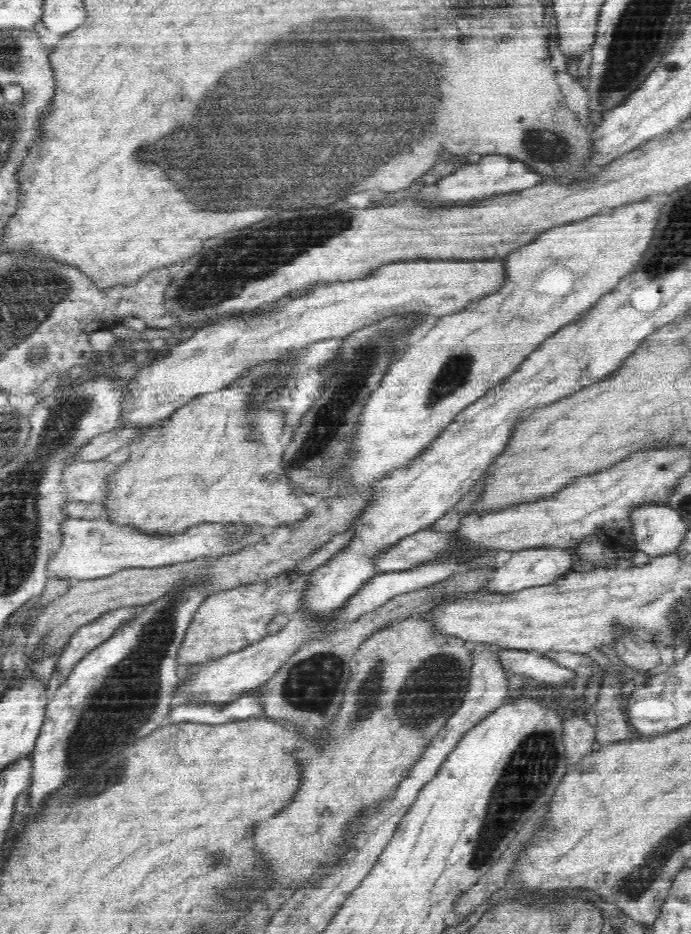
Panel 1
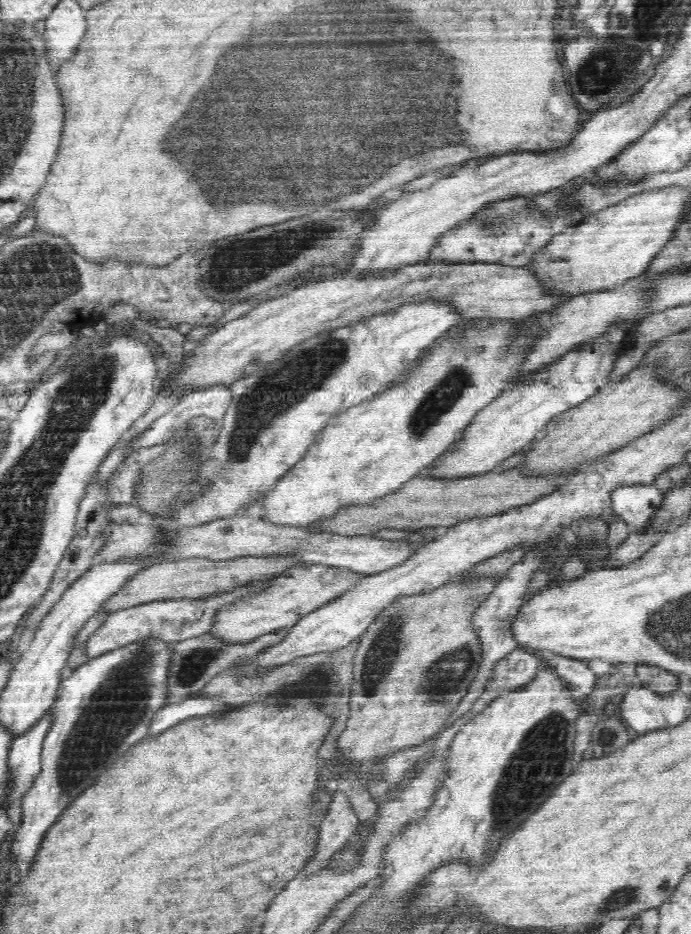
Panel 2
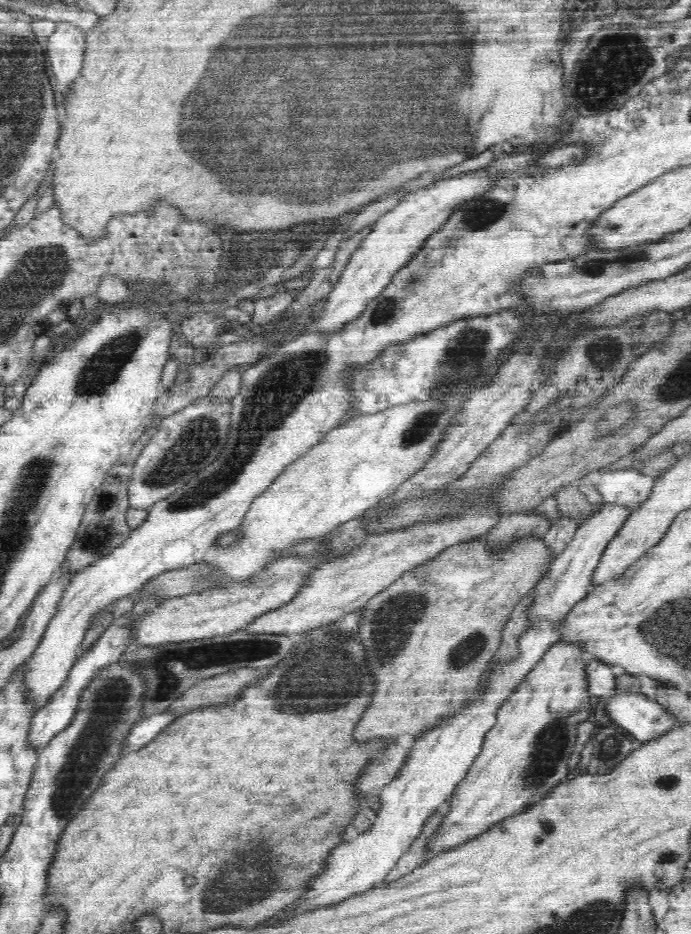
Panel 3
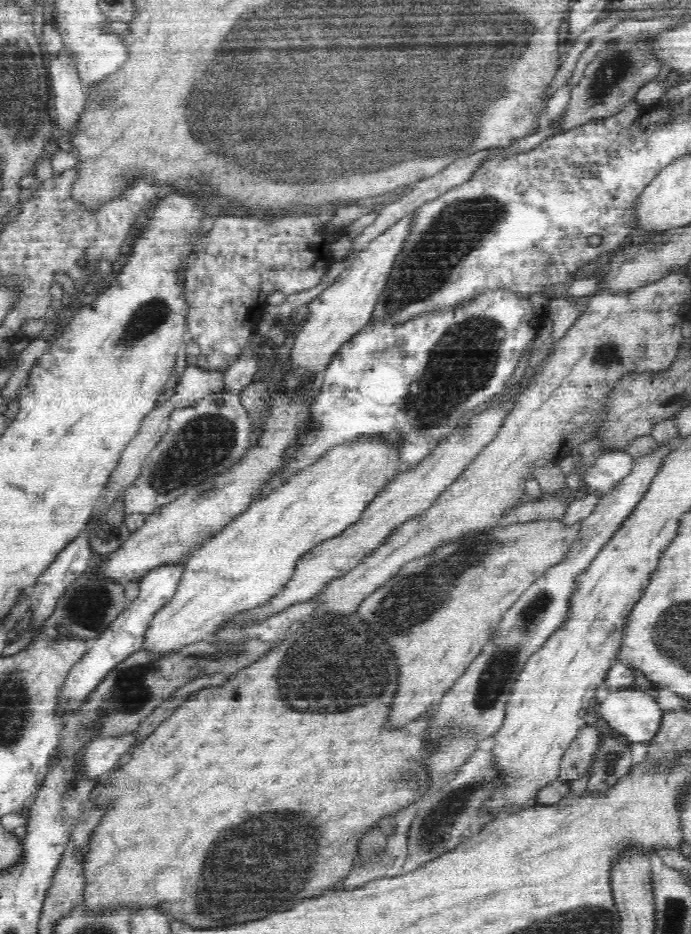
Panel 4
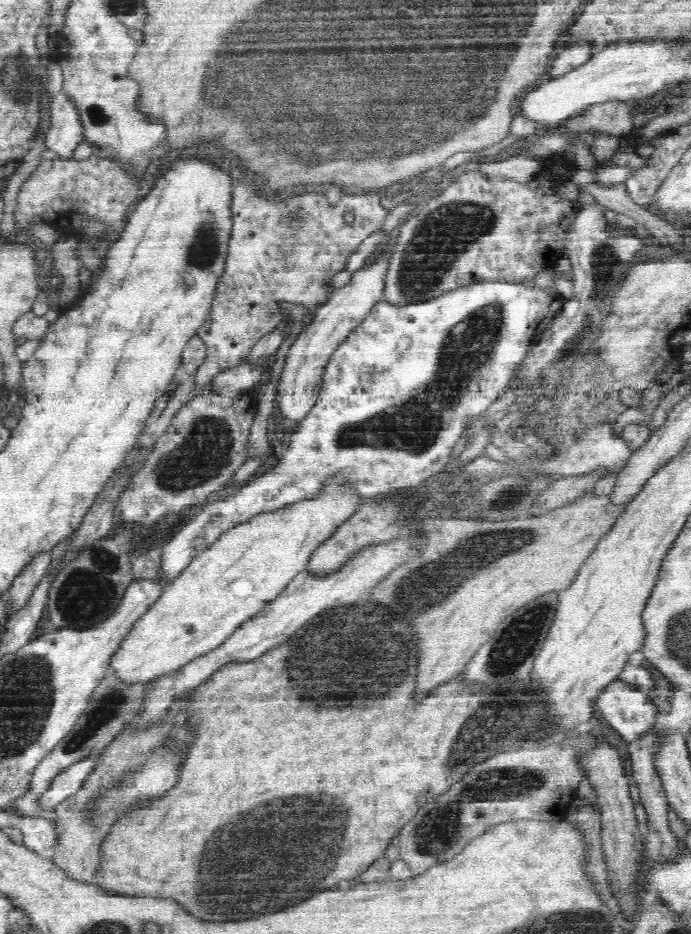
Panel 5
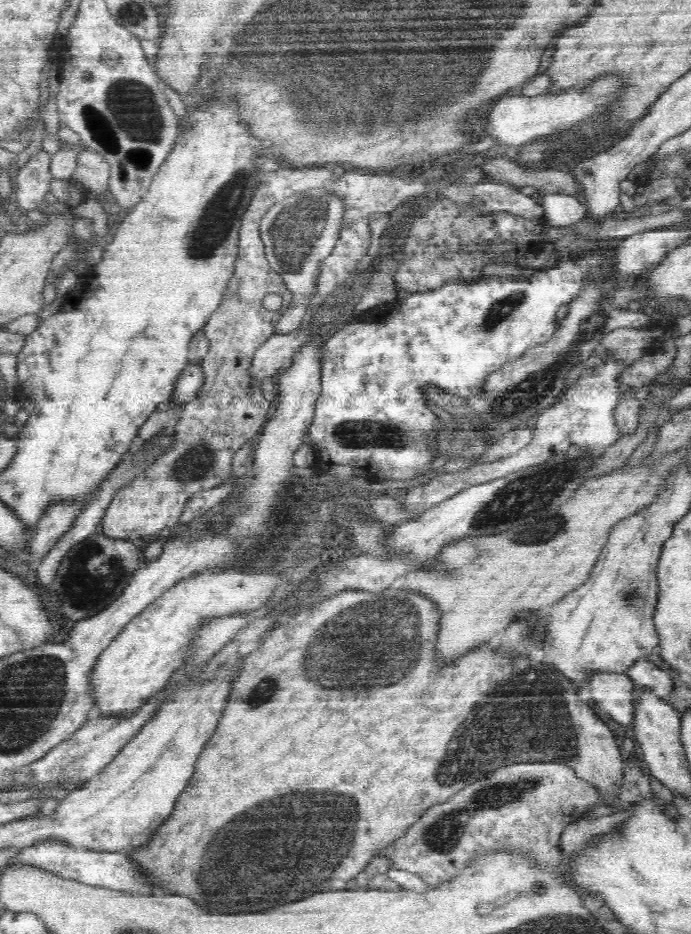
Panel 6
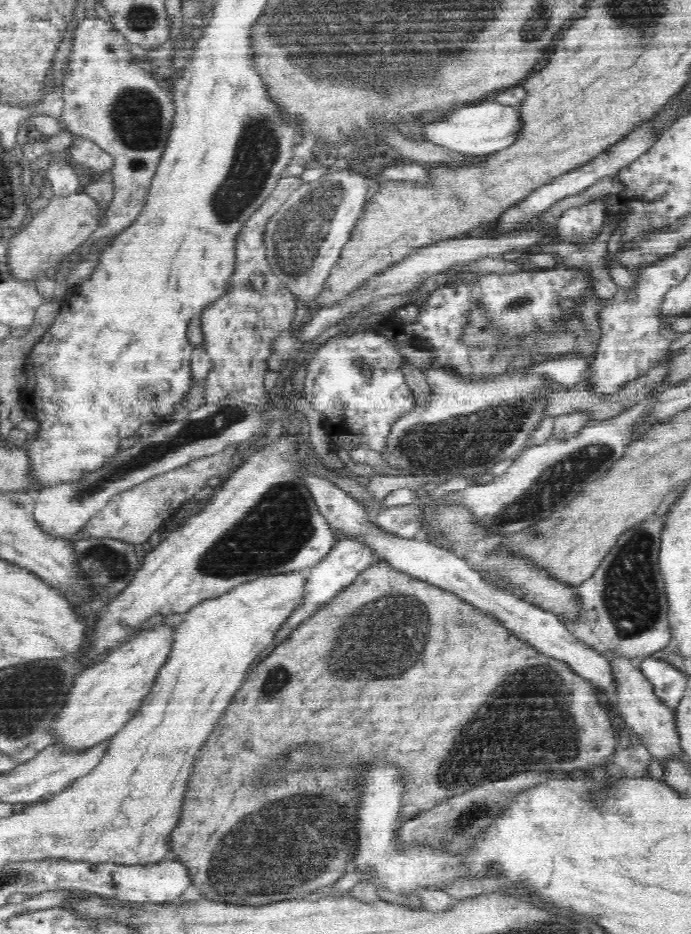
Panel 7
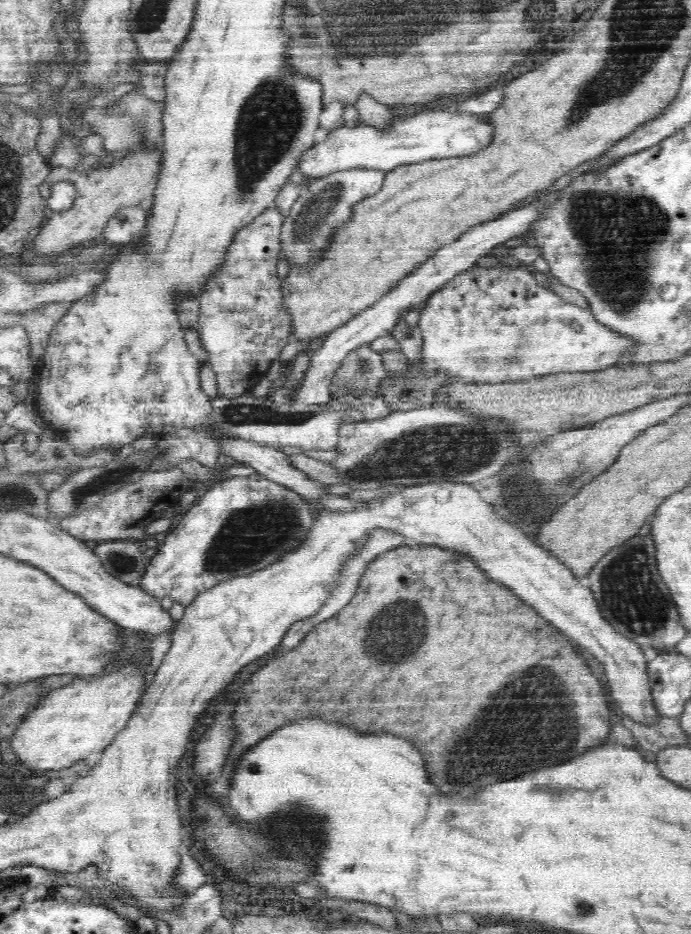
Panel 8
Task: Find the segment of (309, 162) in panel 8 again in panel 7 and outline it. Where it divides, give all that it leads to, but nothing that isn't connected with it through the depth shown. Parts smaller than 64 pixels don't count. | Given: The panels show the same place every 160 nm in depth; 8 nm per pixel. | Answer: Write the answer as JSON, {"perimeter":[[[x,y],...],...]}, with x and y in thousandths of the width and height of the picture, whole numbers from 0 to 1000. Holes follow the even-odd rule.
{"perimeter":[[[702,107],[683,113],[666,115],[651,126],[640,131],[621,132],[615,135],[615,148],[628,154],[661,161],[677,166],[711,166],[740,157],[757,146],[761,126],[757,126],[757,115],[719,107]]]}

